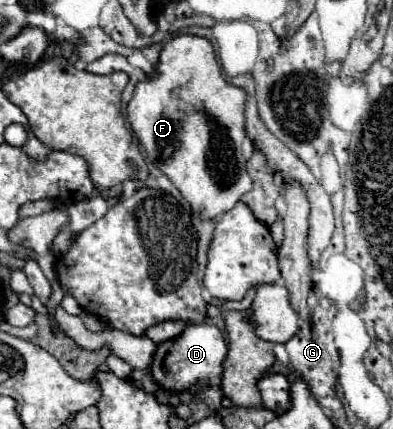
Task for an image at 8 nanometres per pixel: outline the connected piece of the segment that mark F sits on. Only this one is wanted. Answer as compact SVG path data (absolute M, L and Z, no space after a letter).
M179 34L161 48L153 74L149 74L147 80L137 82L133 98L127 106L127 118L131 120L133 134L145 148L147 158L155 168L167 174L167 178L191 204L193 212L205 220L231 210L235 202L239 202L239 198L251 190L251 178L245 170L245 158L241 150L245 140L243 108L245 90L231 86L225 80L211 42L191 34Z

